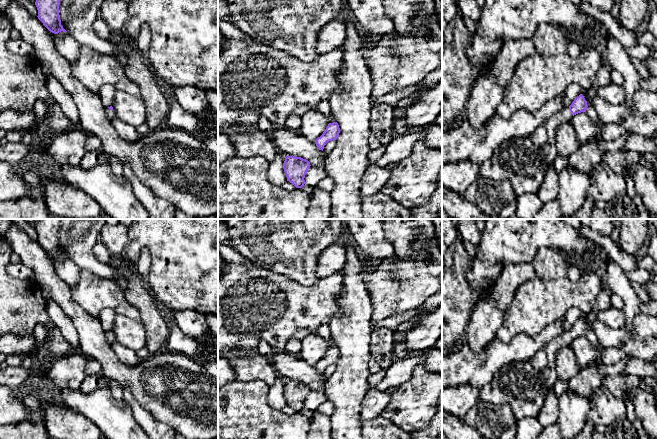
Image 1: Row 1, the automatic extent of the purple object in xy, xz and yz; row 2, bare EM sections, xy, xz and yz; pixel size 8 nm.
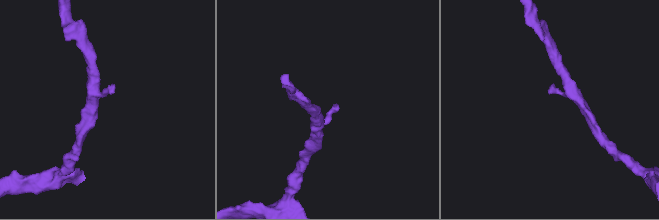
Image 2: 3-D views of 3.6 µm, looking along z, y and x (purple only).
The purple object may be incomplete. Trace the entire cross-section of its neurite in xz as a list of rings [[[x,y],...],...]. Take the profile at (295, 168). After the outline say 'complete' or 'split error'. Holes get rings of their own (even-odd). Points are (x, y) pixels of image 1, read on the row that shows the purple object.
[[[286,156],[283,169],[287,181],[292,183],[296,188],[302,188],[305,184],[305,175],[310,166],[310,162],[306,159],[296,156]]]; complete

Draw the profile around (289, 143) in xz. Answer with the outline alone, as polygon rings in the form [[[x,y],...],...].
[[[276,127],[271,139],[281,154],[301,157],[308,160],[311,166],[326,170],[327,154],[319,150],[315,142],[306,139],[299,132]]]

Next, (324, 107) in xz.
[[[328,99],[322,100],[318,104],[317,110],[321,112],[327,118],[328,121],[332,117],[331,107]]]

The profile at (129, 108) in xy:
[[[117,91],[112,107],[117,118],[133,127],[146,122],[145,103],[141,96]]]

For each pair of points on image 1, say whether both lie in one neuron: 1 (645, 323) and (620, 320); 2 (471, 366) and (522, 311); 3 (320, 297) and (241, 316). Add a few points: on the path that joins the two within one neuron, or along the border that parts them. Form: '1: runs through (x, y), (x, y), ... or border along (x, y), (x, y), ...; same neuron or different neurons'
1: border along (601, 321), (612, 328), (620, 328), (624, 325); different neurons
2: border along (520, 333), (507, 342), (502, 342), (496, 337); different neurons
3: runs through (300, 307), (261, 307); same neuron

